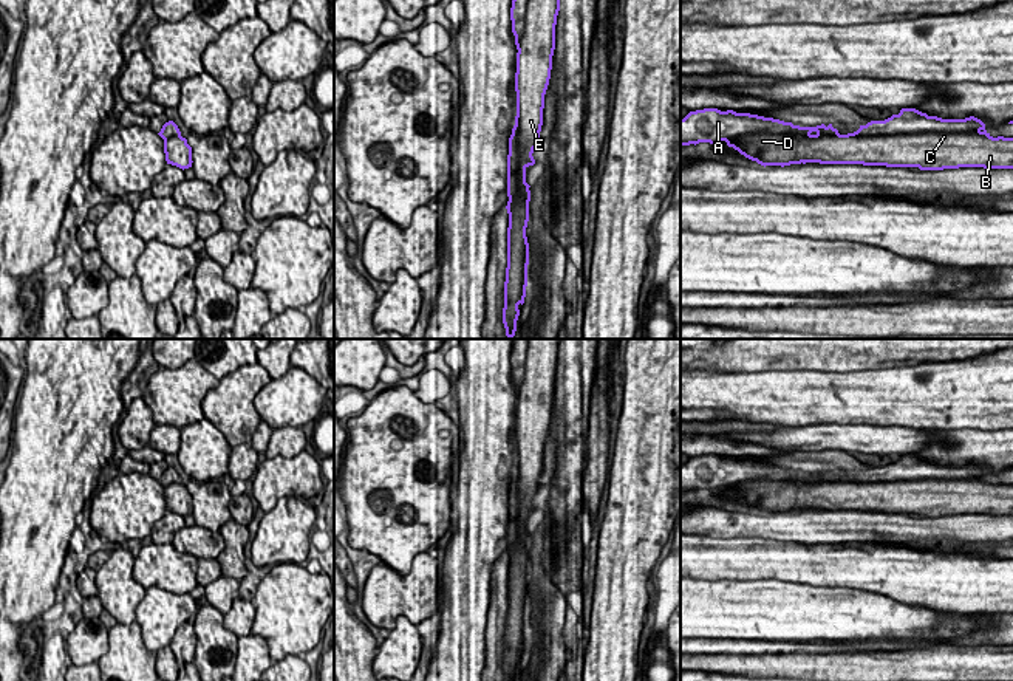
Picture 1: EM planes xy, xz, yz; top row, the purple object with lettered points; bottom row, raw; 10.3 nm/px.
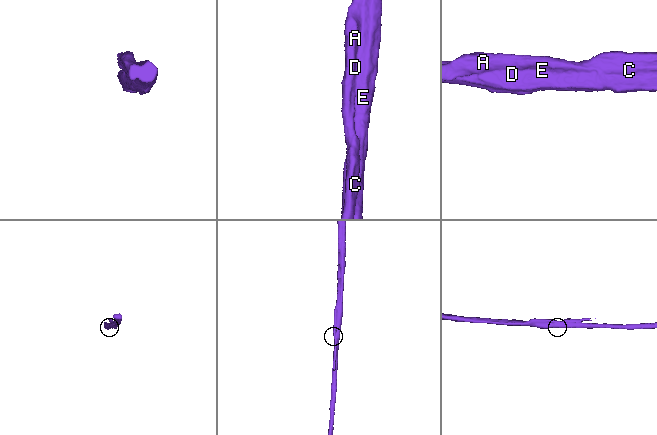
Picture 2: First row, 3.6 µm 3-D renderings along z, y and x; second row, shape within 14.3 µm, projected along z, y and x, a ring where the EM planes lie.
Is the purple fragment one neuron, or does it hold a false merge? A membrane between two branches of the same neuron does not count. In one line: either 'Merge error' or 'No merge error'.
Merge error

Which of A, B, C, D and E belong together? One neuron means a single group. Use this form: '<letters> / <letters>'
A / B C D E

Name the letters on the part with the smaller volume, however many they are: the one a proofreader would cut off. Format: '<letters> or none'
A

